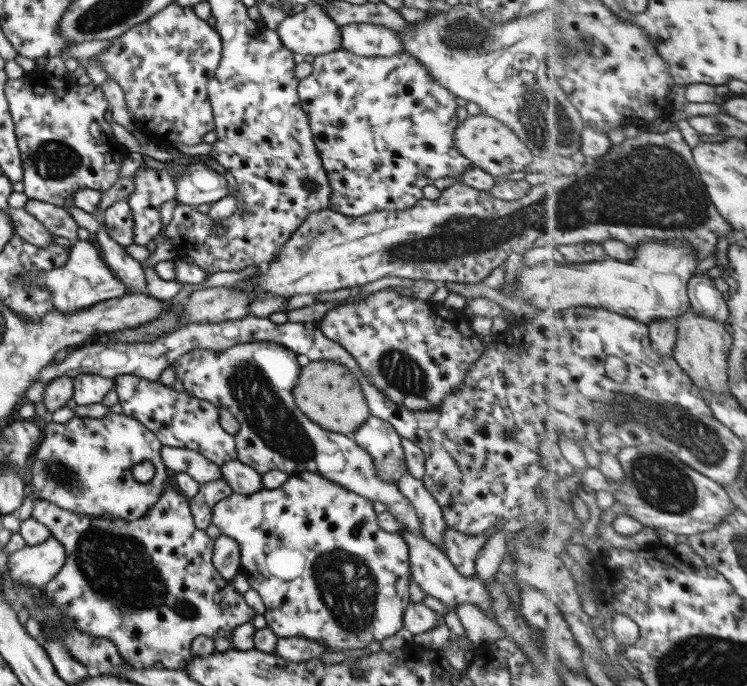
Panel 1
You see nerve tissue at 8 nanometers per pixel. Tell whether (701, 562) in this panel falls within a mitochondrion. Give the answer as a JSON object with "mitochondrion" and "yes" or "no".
{"mitochondrion":"no"}

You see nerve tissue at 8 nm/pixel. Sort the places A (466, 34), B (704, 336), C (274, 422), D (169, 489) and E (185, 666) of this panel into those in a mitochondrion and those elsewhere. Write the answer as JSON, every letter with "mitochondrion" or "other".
{"A":"mitochondrion","B":"other","C":"mitochondrion","D":"other","E":"other"}

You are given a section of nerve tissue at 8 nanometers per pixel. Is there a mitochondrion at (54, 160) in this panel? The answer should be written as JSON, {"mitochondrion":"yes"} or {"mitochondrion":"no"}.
{"mitochondrion":"yes"}

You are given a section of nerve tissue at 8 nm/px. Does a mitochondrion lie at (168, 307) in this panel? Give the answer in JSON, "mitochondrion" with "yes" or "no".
{"mitochondrion":"no"}

